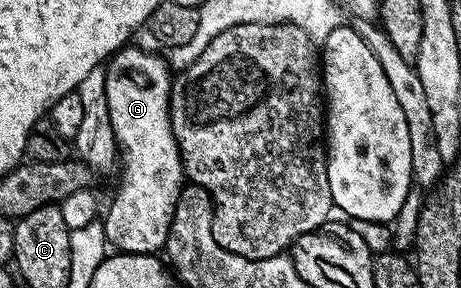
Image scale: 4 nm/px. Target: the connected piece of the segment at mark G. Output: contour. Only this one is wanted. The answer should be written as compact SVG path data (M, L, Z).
M126 45L108 60L105 67L105 92L107 93L107 109L111 117L111 129L113 130L113 140L117 143L119 152L119 167L121 163L121 184L117 187L117 192L113 195L113 200L109 203L109 208L103 211L103 226L105 228L106 244L114 252L127 255L157 255L165 246L168 239L168 229L172 223L172 215L175 213L176 201L179 200L180 191L186 182L185 168L181 166L181 154L177 148L177 142L173 136L173 130L169 124L169 89L171 86L171 70L164 58L160 54L152 55L149 51L140 51L134 45Z

